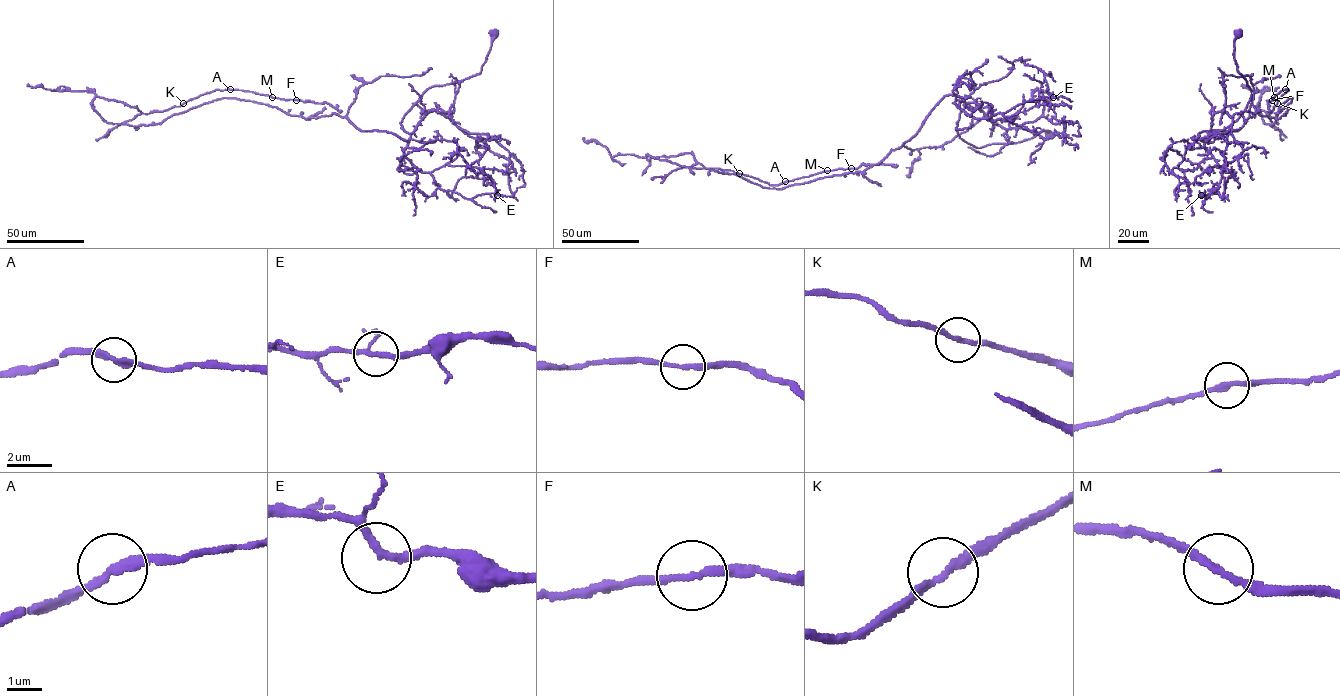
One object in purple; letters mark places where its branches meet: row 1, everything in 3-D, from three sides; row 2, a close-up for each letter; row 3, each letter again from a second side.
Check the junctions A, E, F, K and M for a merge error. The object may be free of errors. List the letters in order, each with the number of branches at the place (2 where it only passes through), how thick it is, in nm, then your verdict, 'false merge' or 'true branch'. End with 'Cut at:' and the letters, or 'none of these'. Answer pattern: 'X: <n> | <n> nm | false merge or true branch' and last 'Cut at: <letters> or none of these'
A: 2 | 200 nm | true branch
E: 2 | 200 nm | true branch
F: 2 | 190 nm | true branch
K: 2 | 200 nm | true branch
M: 2 | 200 nm | true branch
Cut at: none of these

